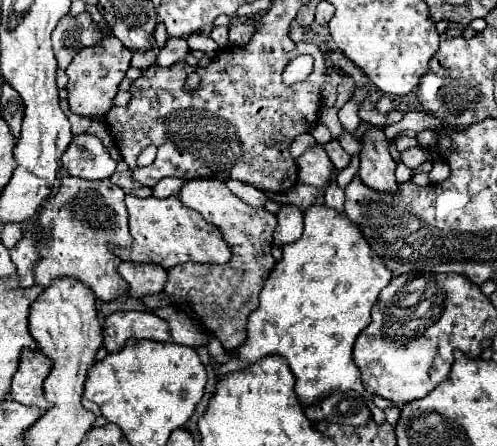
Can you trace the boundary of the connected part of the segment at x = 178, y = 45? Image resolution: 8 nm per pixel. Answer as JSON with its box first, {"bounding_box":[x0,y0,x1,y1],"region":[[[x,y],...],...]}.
{"bounding_box":[156,37,188,67],"region":[[[168,37],[166,45],[160,49],[160,53],[156,55],[156,65],[158,67],[168,67],[168,65],[174,65],[176,61],[184,59],[186,53],[188,53],[188,45],[186,45],[186,39],[182,37]]]}

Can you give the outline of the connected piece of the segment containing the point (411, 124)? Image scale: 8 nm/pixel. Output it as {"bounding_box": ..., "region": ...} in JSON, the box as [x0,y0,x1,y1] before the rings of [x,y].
{"bounding_box":[386,111,442,141],"region":[[[410,111],[404,114],[400,121],[386,127],[386,139],[392,141],[396,137],[396,133],[400,133],[400,131],[412,130],[421,132],[425,129],[439,130],[442,125],[442,121],[436,119],[434,115],[422,111]]]}

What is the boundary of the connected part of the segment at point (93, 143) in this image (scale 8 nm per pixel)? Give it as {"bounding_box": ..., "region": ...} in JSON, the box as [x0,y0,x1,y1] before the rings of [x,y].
{"bounding_box":[62,133,116,181],"region":[[[86,133],[72,139],[62,155],[62,165],[70,175],[90,181],[108,179],[116,171],[116,161],[112,161],[100,139]]]}

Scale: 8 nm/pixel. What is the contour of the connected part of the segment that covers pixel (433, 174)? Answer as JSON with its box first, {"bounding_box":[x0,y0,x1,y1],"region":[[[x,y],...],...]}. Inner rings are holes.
{"bounding_box":[428,161,450,183],"region":[[[436,161],[434,167],[432,167],[432,171],[428,173],[428,177],[430,177],[432,183],[442,183],[442,181],[448,179],[448,175],[450,175],[450,167],[448,167],[446,161]]]}

